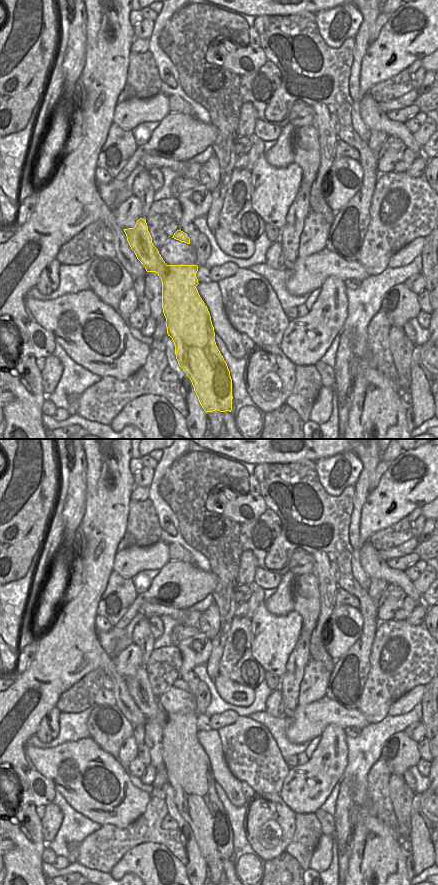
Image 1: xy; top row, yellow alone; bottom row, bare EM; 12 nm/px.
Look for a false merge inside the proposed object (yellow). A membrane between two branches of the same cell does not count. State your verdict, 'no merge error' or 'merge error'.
no merge error

